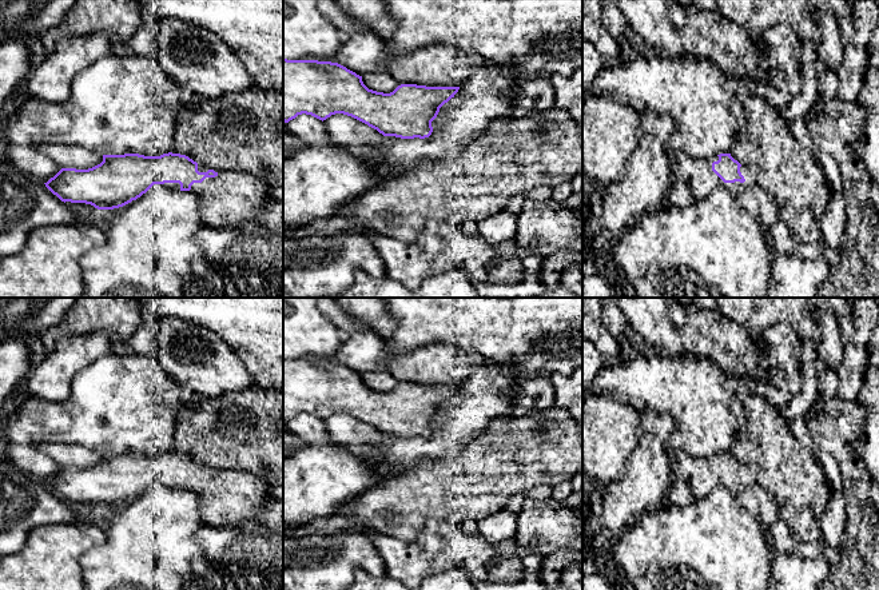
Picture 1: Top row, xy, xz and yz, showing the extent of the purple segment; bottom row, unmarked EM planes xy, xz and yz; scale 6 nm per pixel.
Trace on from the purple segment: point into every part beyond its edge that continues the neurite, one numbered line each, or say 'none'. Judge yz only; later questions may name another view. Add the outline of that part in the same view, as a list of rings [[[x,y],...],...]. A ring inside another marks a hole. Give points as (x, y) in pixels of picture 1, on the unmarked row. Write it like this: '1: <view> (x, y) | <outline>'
1: yz (696, 471) | [[[677,451],[672,455],[673,477],[688,483],[695,499],[701,499],[708,495],[716,486],[728,487],[735,495],[739,495],[747,487],[756,485],[757,469],[752,465],[741,463],[740,471],[745,481],[724,482],[713,470],[712,462],[719,459],[719,455],[709,458],[693,457],[684,451]]]

